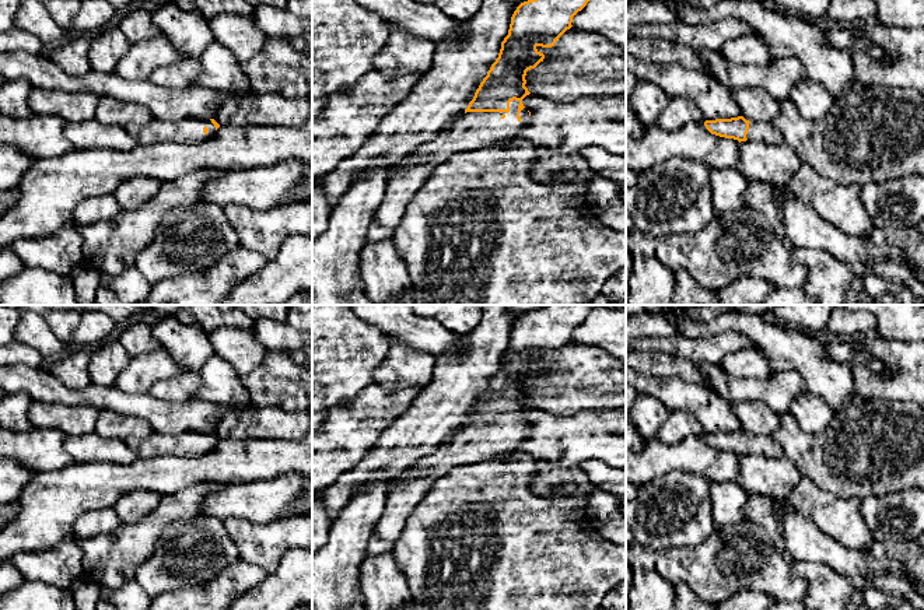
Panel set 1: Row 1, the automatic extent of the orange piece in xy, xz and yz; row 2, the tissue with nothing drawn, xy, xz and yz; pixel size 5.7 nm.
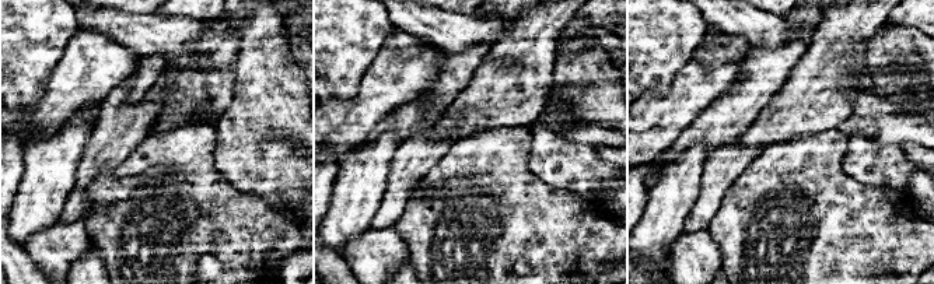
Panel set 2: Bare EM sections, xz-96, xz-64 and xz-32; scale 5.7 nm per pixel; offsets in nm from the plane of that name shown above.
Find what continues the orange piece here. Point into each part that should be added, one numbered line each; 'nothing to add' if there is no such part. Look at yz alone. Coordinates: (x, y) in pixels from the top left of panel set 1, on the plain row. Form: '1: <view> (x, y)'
1: yz (765, 445)

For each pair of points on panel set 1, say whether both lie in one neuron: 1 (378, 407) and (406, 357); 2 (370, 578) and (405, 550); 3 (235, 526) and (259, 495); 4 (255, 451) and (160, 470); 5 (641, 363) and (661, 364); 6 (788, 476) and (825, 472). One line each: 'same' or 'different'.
1: different
2: different
3: different
4: same
5: same
6: different

